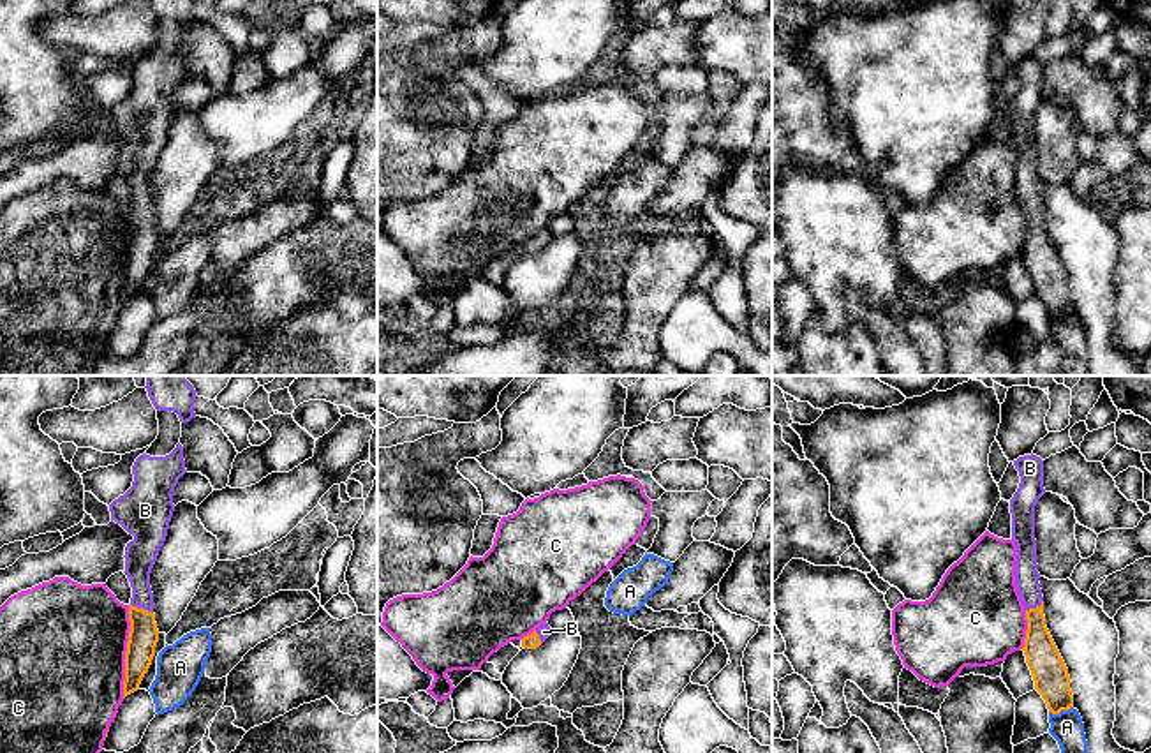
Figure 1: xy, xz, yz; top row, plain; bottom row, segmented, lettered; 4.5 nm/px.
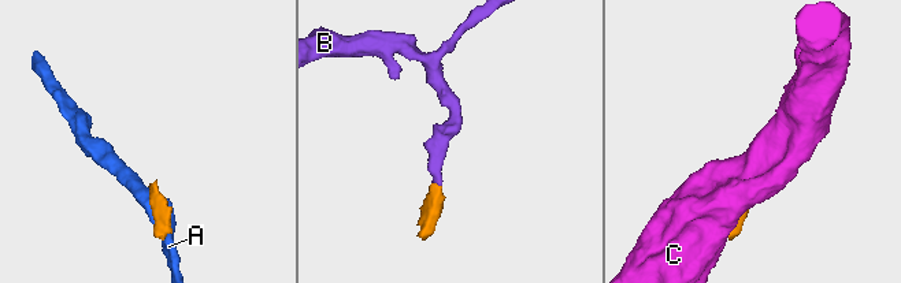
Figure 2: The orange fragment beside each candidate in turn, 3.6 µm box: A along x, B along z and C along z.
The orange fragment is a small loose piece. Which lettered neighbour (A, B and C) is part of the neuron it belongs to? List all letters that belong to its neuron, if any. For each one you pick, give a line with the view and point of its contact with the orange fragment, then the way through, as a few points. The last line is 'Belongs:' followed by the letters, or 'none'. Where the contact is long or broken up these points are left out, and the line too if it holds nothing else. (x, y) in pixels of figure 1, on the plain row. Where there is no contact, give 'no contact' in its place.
B: meets orange in xy at (141, 214); runs through xy (143, 240), (141, 214), (140, 161)
Belongs: B

